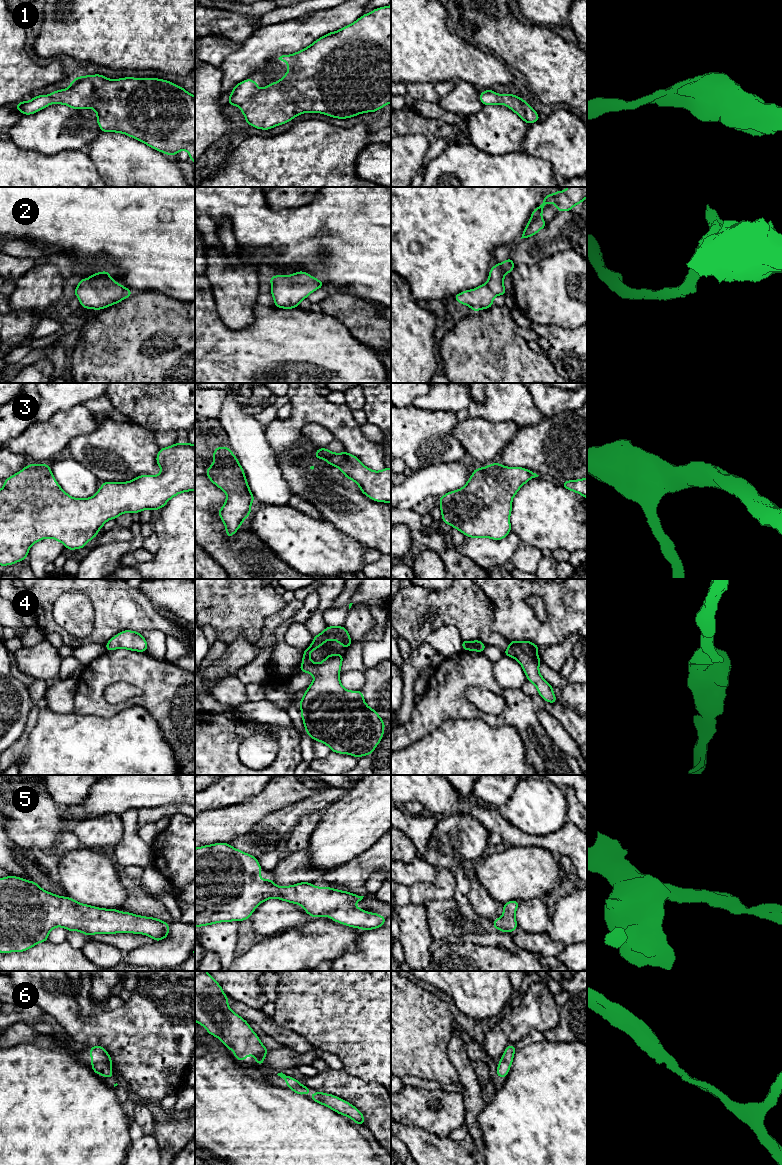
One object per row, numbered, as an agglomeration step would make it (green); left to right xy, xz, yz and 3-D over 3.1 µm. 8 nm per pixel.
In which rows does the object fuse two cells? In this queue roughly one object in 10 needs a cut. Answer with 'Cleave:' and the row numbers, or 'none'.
Cleave: none

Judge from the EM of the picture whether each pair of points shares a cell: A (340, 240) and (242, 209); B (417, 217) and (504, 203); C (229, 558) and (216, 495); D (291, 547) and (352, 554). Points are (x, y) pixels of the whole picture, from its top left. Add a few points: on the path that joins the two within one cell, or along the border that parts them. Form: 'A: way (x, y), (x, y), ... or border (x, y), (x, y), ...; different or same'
A: way (316, 239), (273, 239), (266, 233); same
B: way (439, 203), (482, 203); same
C: way (215, 542), (209, 532), (210, 511); same
D: way (306, 547), (315, 547), (330, 554), (337, 554); same

